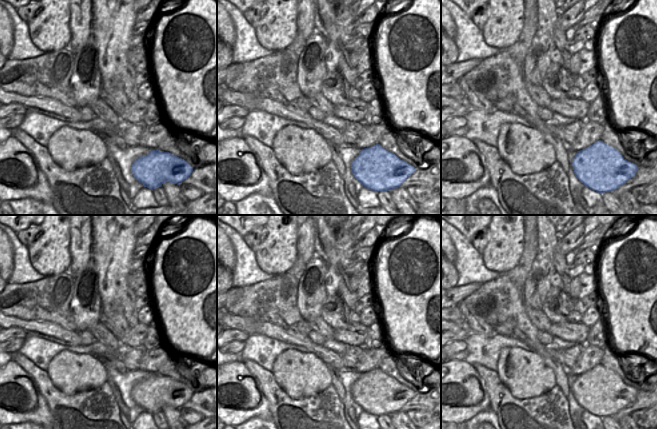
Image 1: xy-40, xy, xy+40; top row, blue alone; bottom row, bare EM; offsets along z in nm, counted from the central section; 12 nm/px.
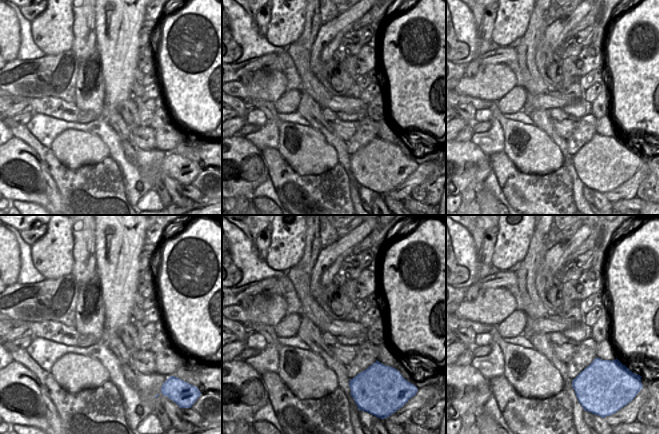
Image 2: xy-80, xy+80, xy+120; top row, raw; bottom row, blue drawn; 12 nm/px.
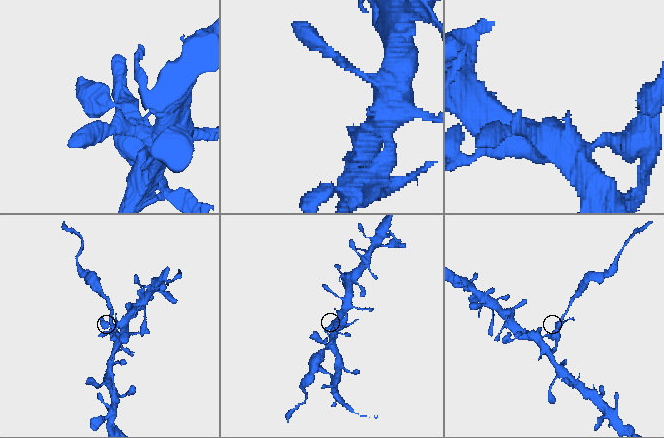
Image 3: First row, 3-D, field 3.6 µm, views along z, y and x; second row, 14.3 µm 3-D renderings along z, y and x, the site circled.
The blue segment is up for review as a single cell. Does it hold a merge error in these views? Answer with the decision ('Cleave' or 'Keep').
Cleave

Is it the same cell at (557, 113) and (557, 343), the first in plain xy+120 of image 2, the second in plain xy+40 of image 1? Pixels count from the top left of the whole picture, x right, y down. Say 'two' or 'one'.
two

